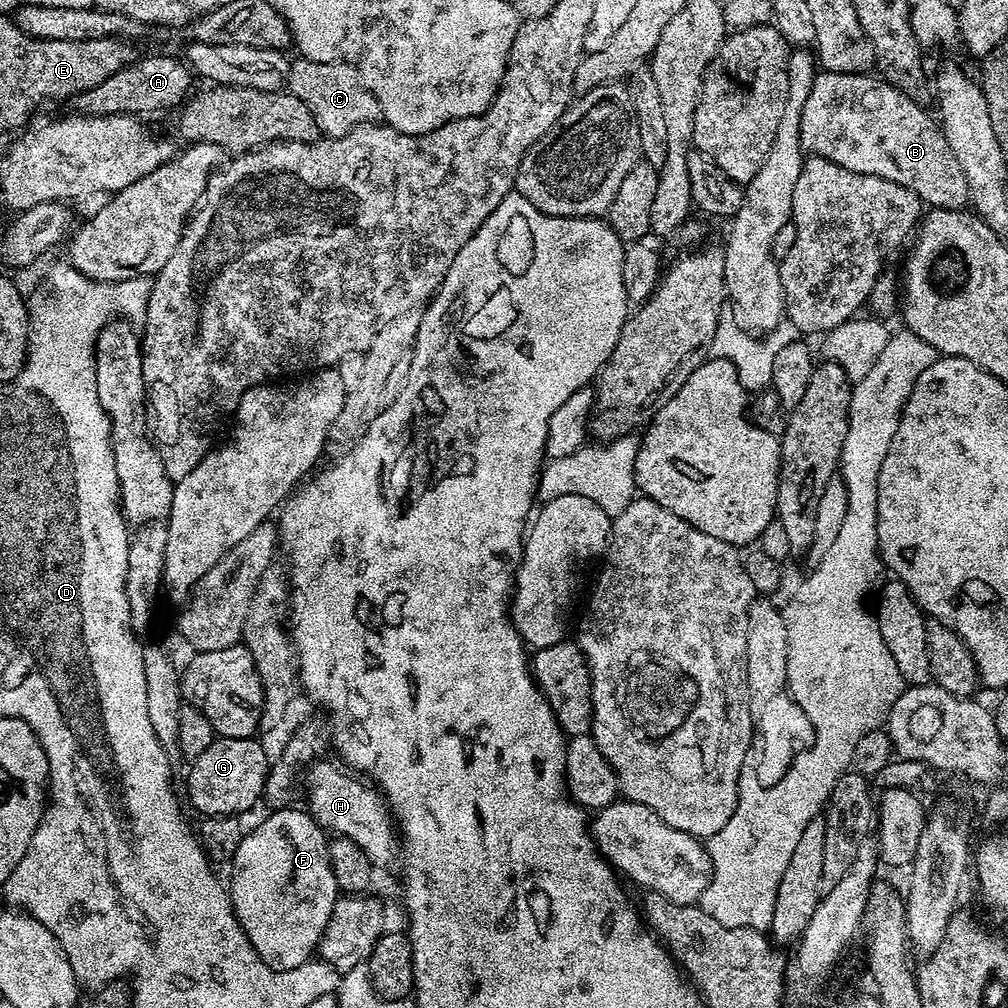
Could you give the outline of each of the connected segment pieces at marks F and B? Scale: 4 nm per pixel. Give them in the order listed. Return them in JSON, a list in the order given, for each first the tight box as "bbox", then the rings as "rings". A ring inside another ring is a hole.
[{"bbox":[230,806,338,971],"rings":[[[285,806],[269,811],[269,816],[253,832],[245,831],[230,861],[232,909],[236,911],[238,922],[250,938],[254,950],[278,971],[294,970],[310,960],[320,947],[320,939],[338,899],[336,879],[328,853],[329,837],[308,811],[296,807]]]},{"bbox":[800,71,969,209],"rings":[[[817,71],[814,78],[814,86],[810,86],[810,95],[806,98],[806,106],[802,106],[802,118],[800,119],[800,141],[805,153],[813,156],[821,156],[846,170],[854,170],[859,176],[877,176],[886,178],[890,182],[898,182],[898,186],[906,186],[906,190],[914,190],[918,198],[925,205],[932,208],[958,208],[963,209],[969,203],[968,187],[966,186],[966,174],[962,174],[962,166],[958,166],[958,158],[954,158],[954,150],[950,150],[950,142],[946,142],[941,125],[935,119],[932,120],[920,109],[921,105],[904,92],[900,92],[893,84],[876,74],[862,72],[825,72]]]}]

